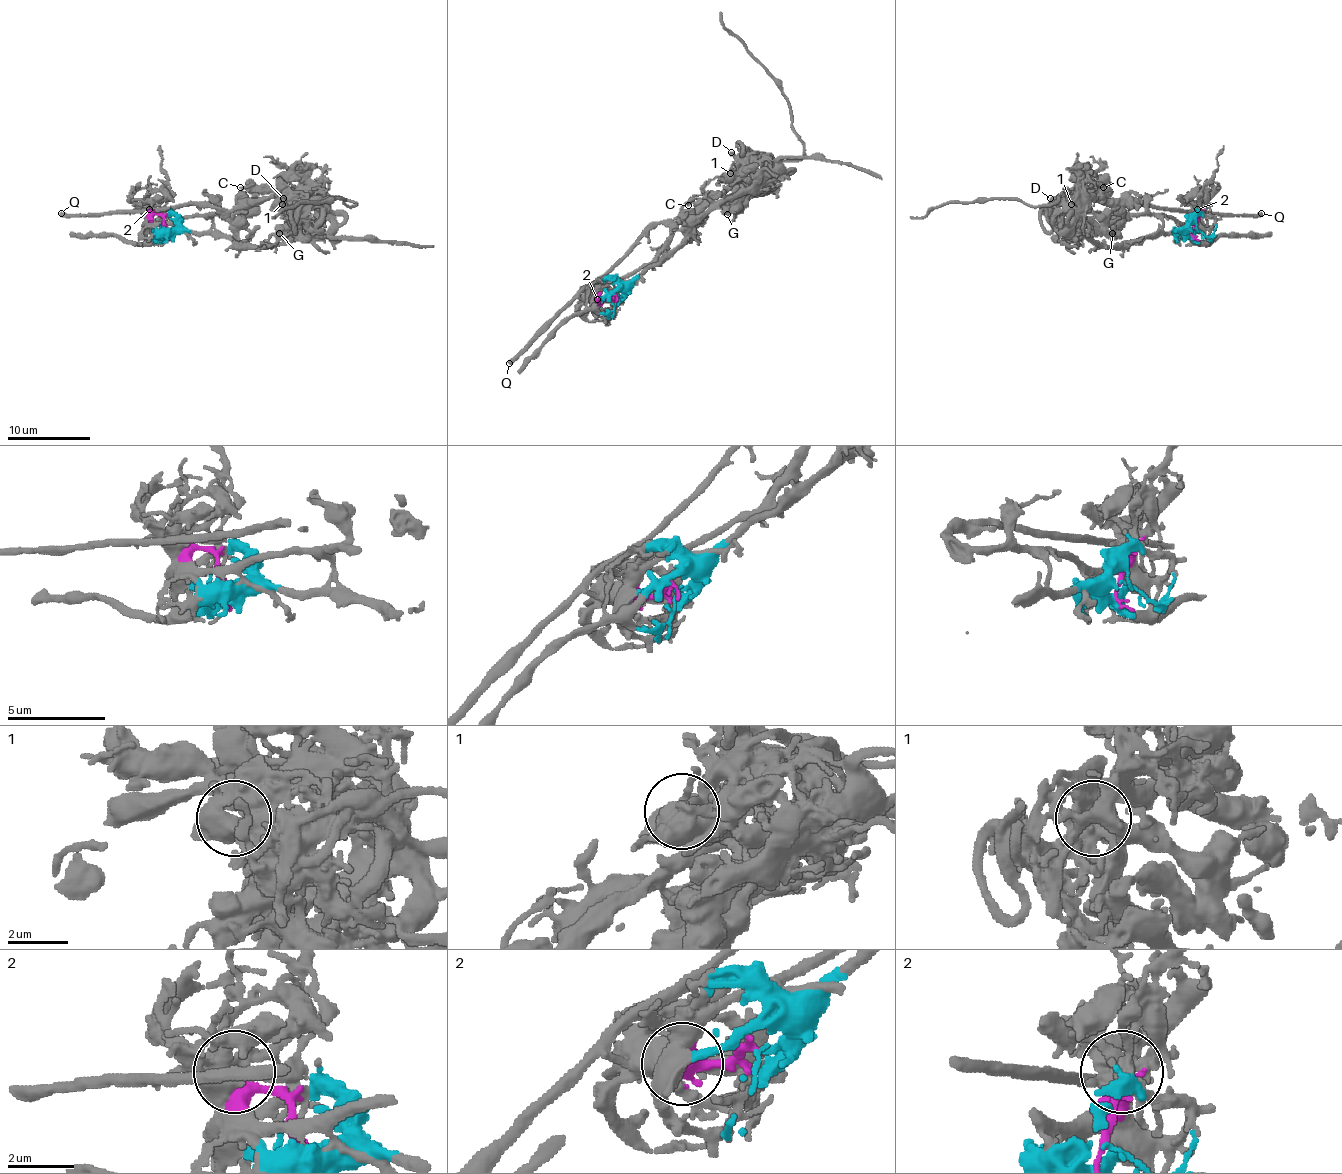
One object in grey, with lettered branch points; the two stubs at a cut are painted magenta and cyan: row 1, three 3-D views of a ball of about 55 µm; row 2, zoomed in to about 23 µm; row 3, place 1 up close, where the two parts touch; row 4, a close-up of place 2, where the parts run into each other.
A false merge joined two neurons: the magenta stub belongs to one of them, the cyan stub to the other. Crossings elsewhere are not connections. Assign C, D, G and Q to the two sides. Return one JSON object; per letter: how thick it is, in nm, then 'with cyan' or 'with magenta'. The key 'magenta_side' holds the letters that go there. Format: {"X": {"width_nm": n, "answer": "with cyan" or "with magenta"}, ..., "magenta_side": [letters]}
{"C": {"width_nm": 140, "answer": "with magenta"}, "D": {"width_nm": 200, "answer": "with magenta"}, "G": {"width_nm": 280, "answer": "with magenta"}, "Q": {"width_nm": 400, "answer": "with magenta"}, "magenta_side": ["C", "D", "G", "Q"]}

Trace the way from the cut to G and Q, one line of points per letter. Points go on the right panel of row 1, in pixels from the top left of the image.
G: (1192, 229), (1194, 215), (1178, 223), (1159, 215), (1126, 215), (1086, 198), (1080, 210), (1113, 233)
Q: (1192, 229), (1199, 210), (1190, 202), (1184, 202), (1184, 210), (1261, 213)

